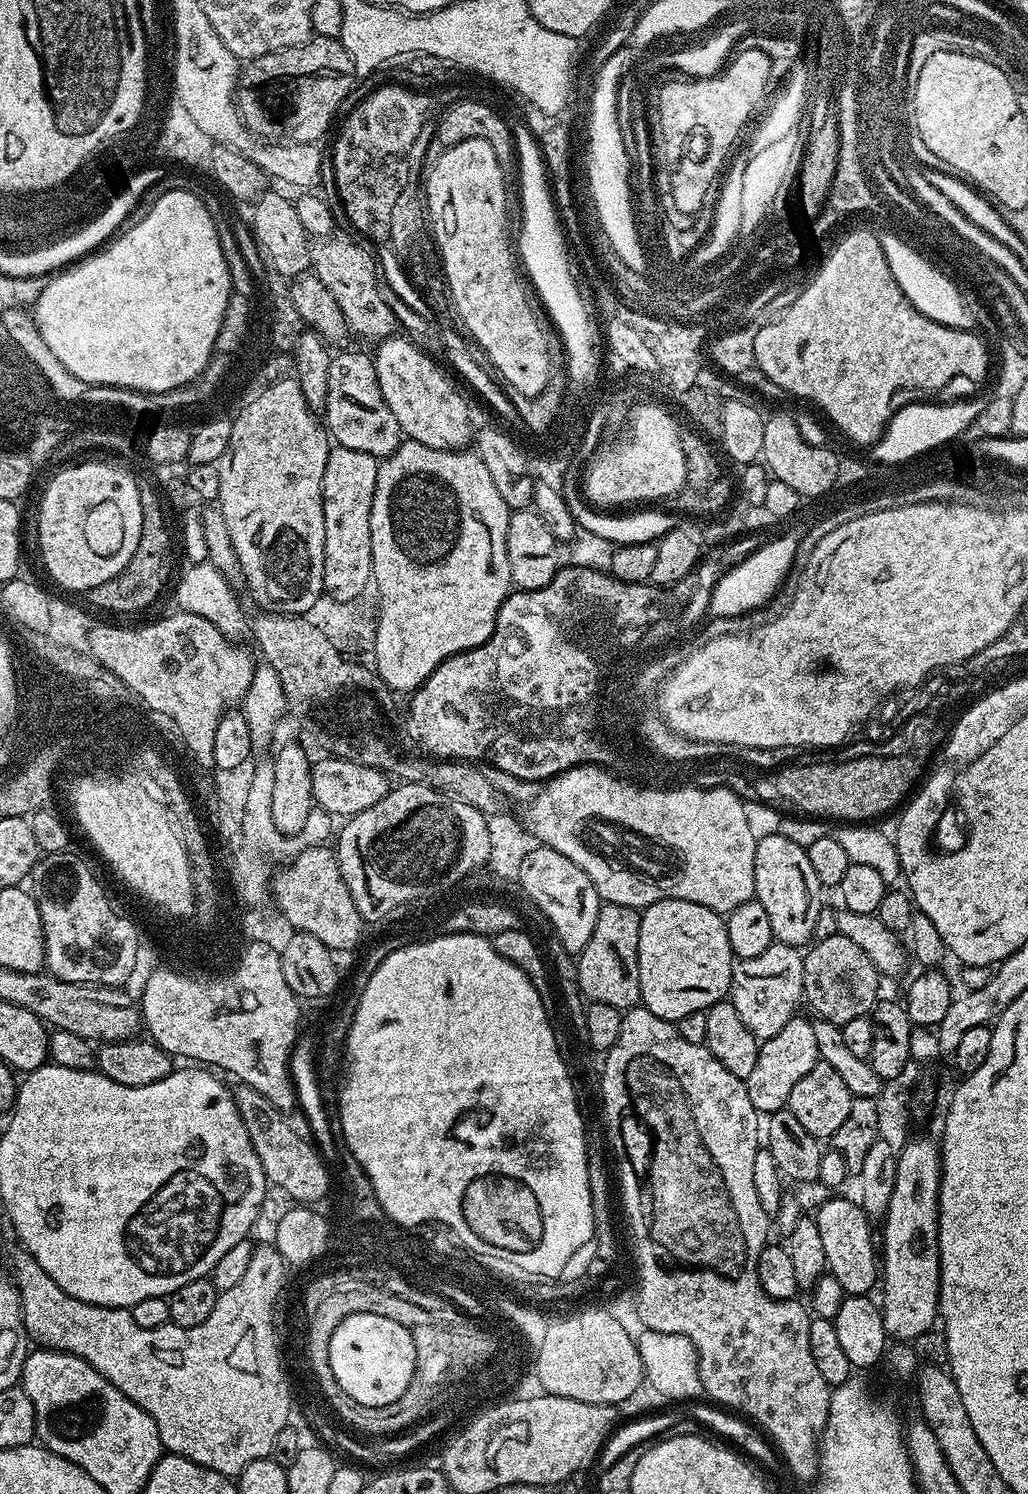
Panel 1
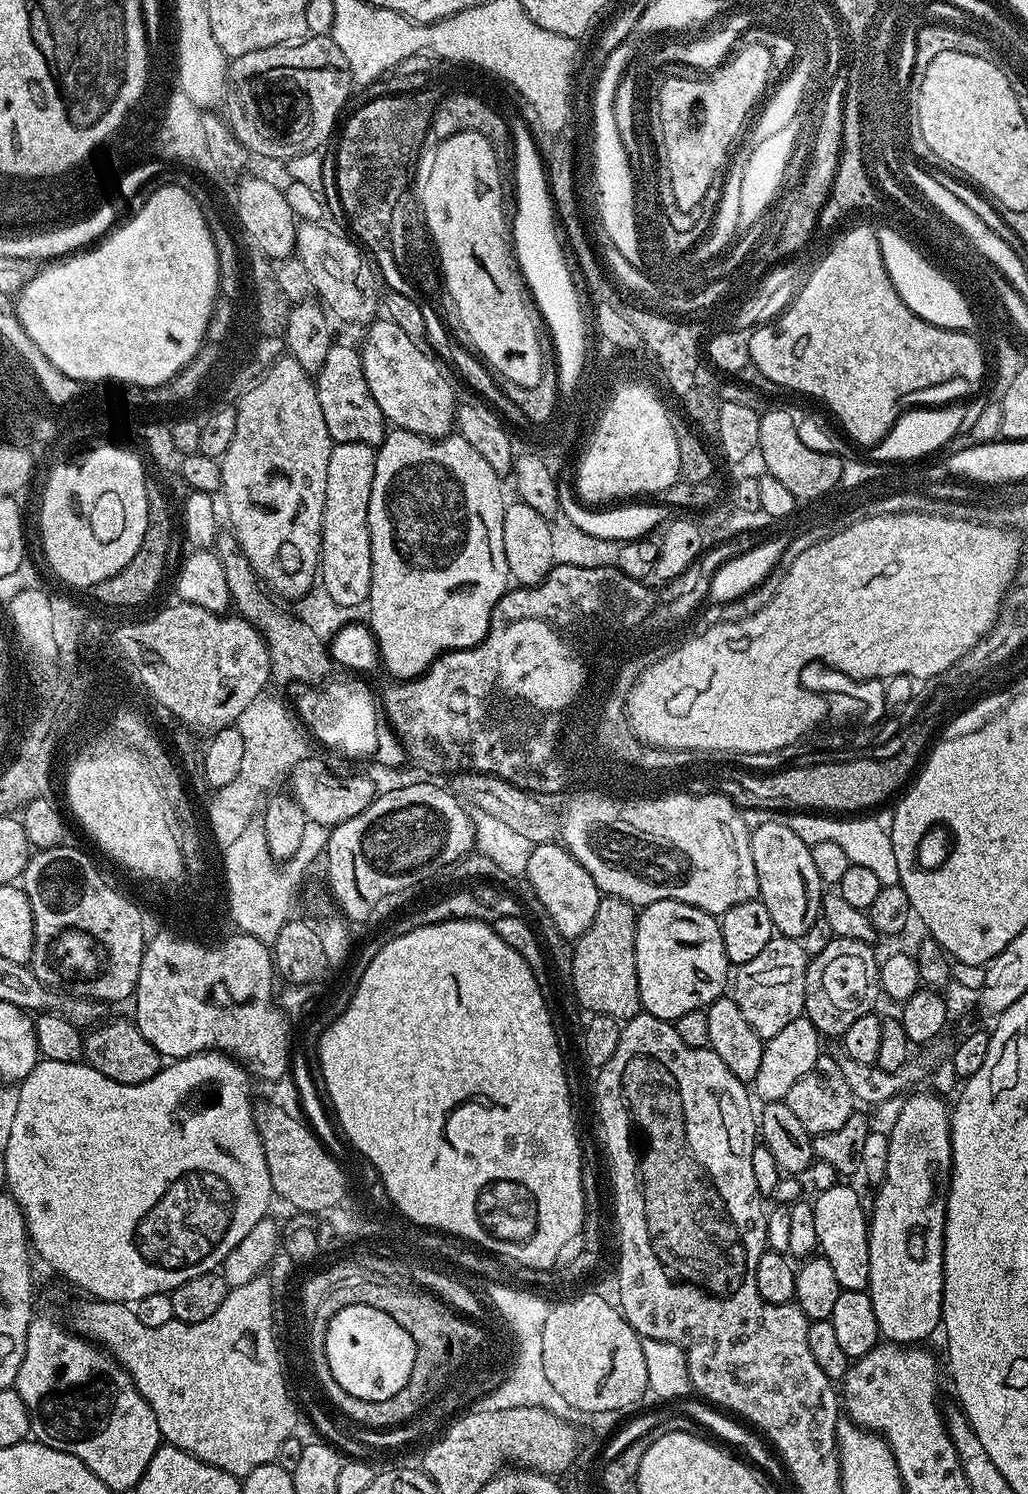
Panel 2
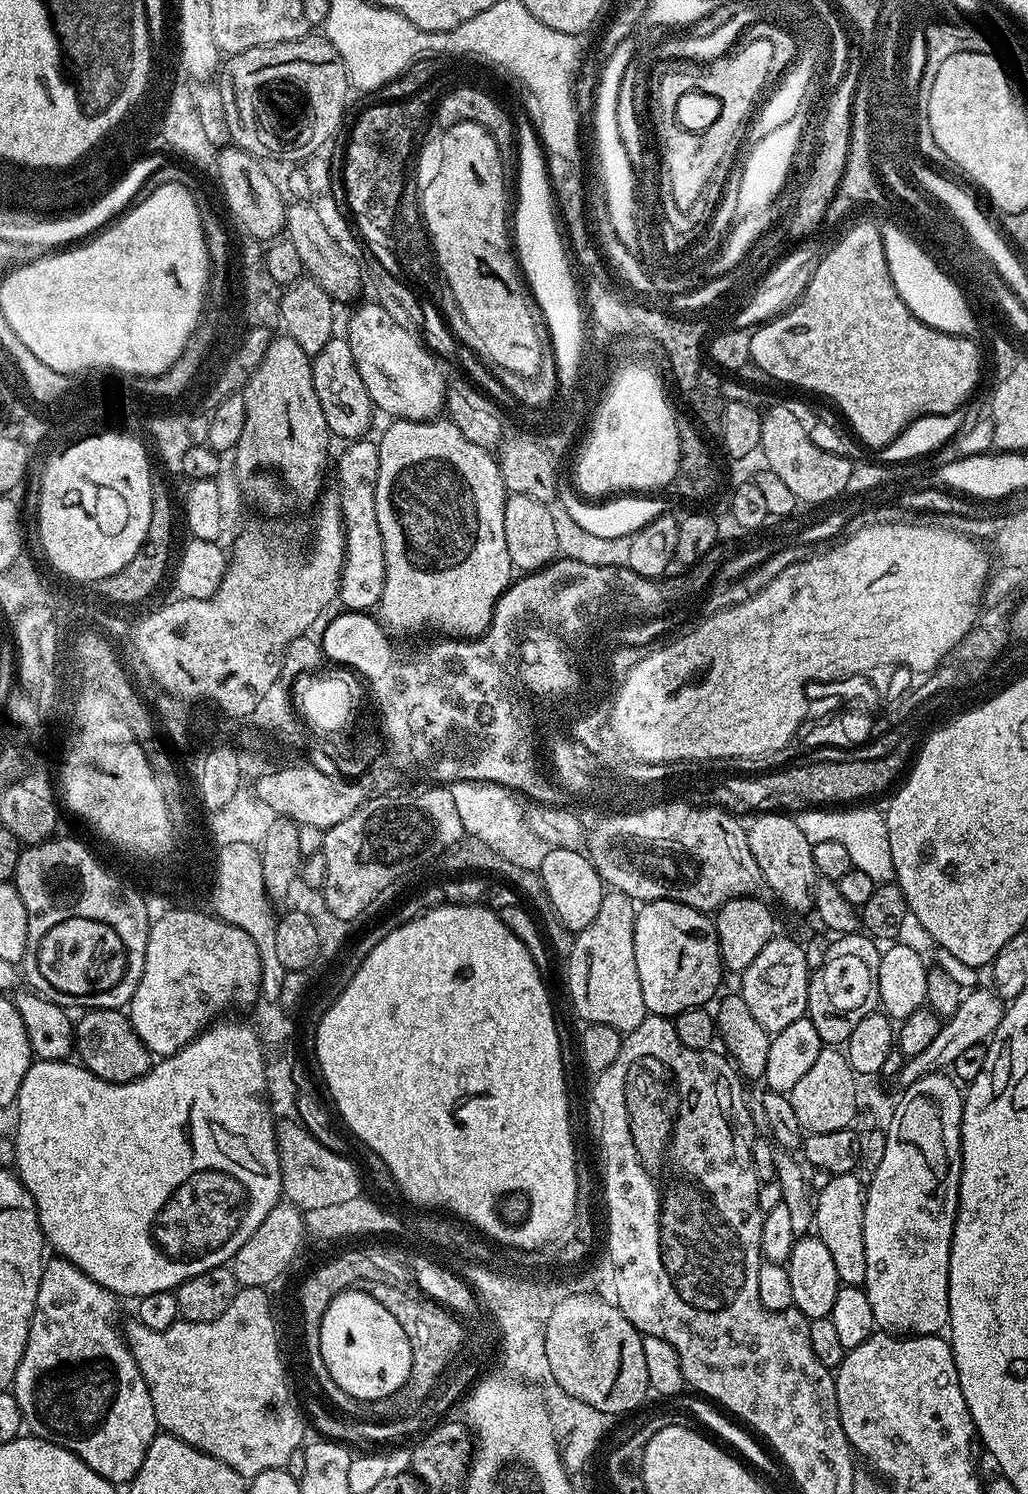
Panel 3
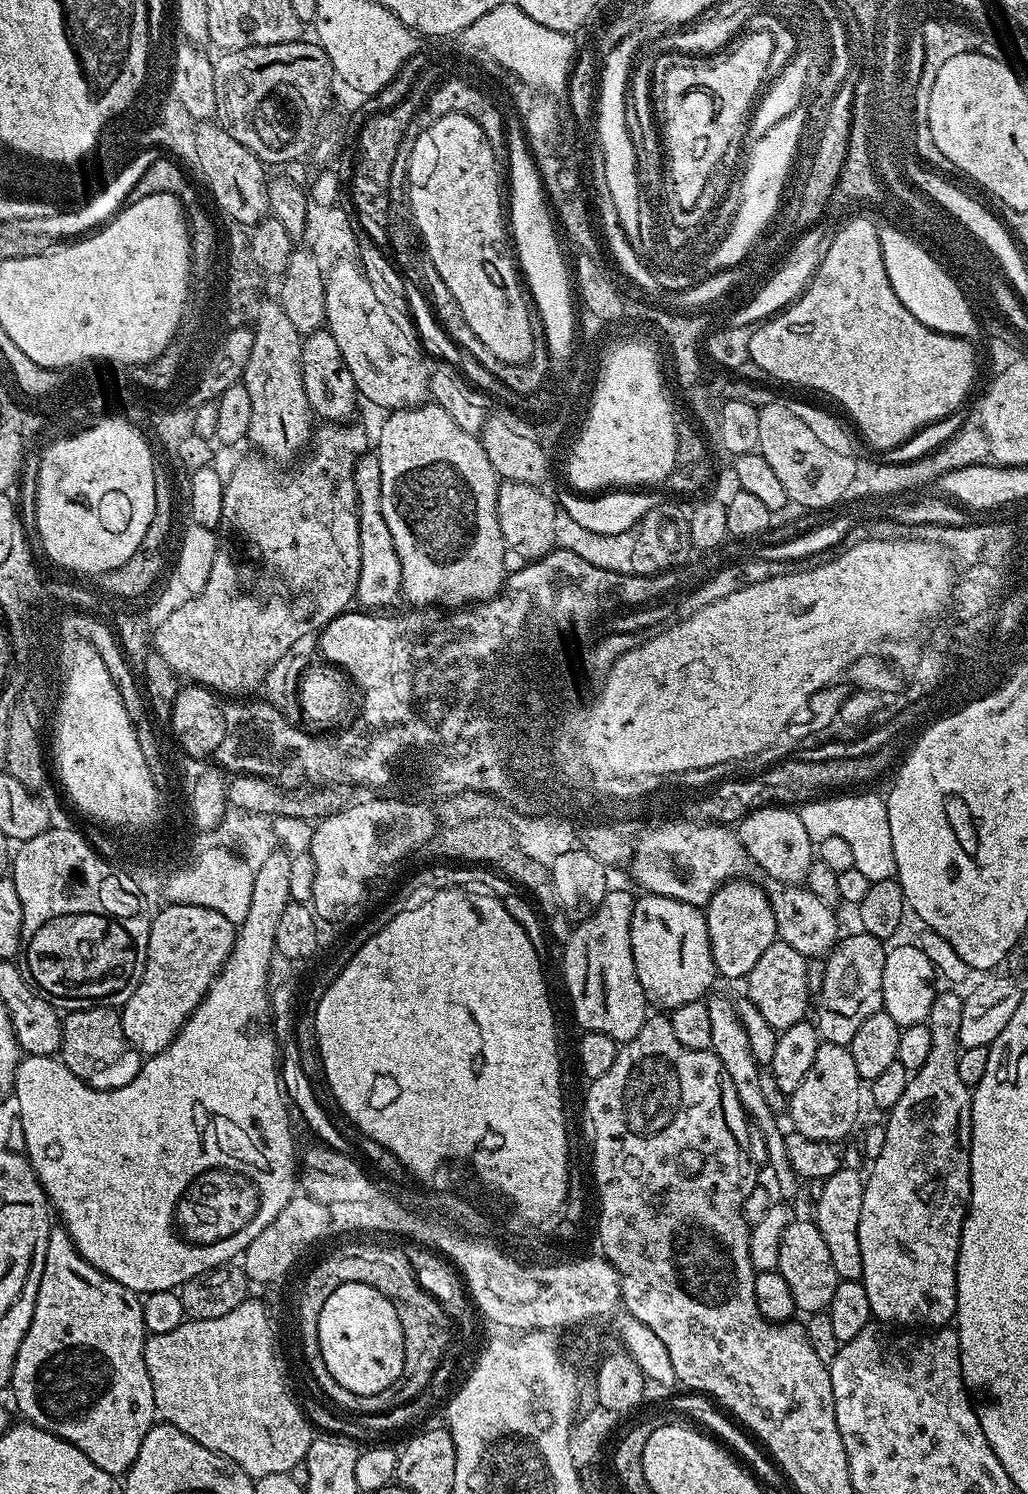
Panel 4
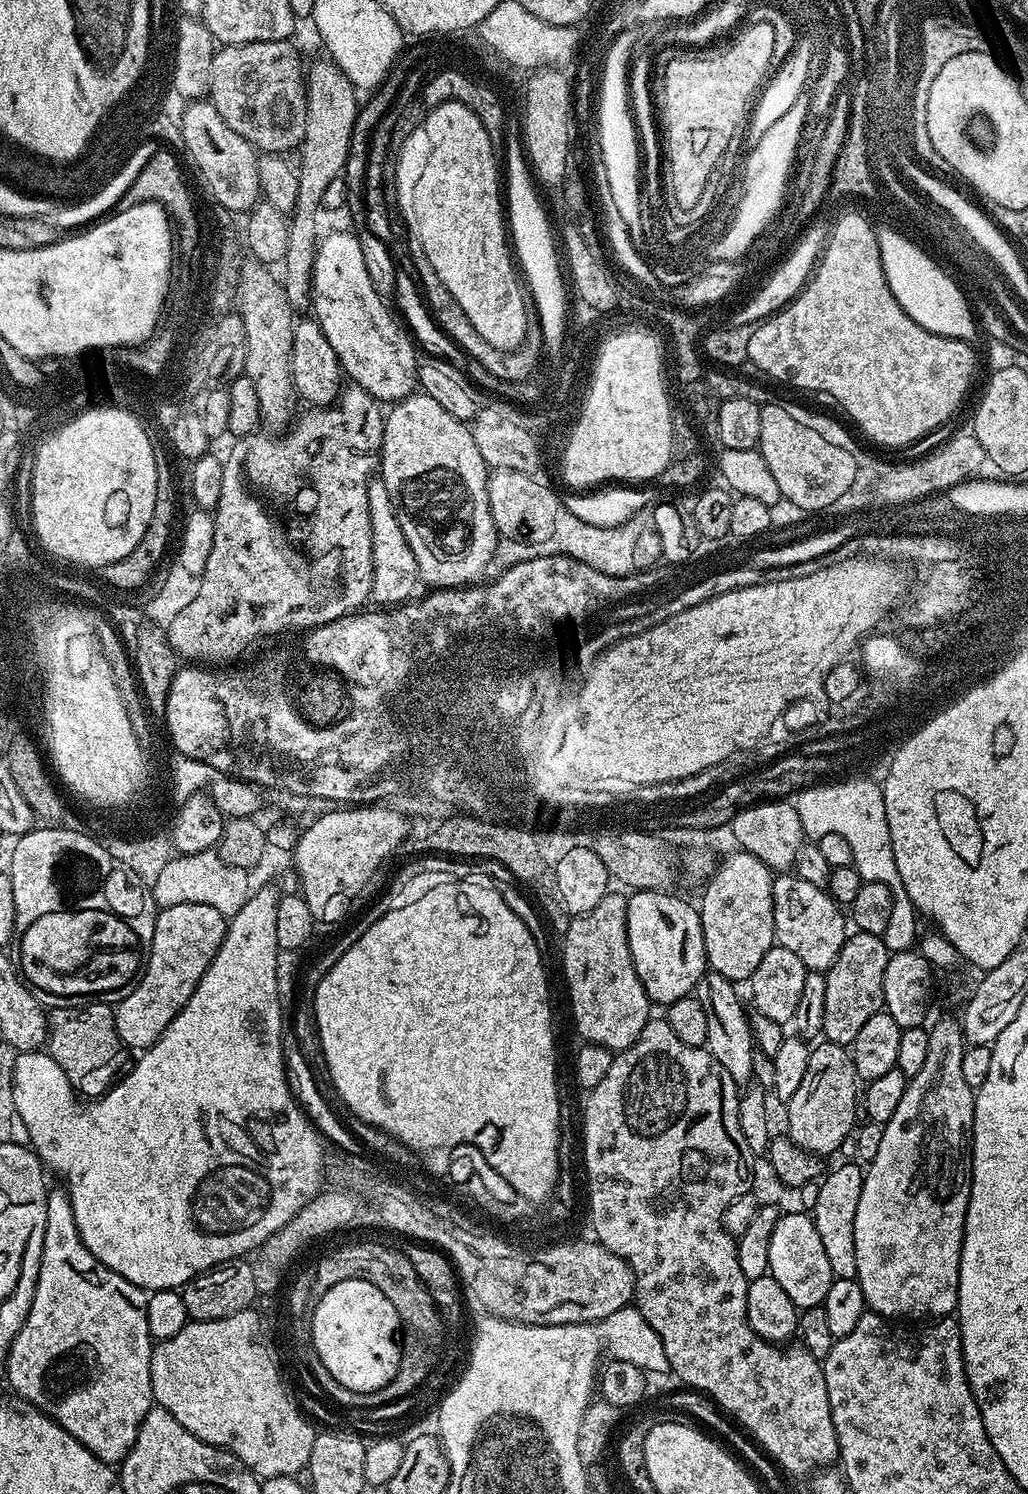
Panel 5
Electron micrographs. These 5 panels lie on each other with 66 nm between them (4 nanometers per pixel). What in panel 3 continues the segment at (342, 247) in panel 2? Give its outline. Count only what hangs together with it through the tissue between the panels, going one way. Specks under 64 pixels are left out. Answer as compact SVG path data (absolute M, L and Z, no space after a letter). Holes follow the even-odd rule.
M292 202L284 209L286 238L298 250L298 258L304 264L304 272L320 284L336 302L348 300L352 292L360 288L360 268L328 237L328 228L312 202Z

